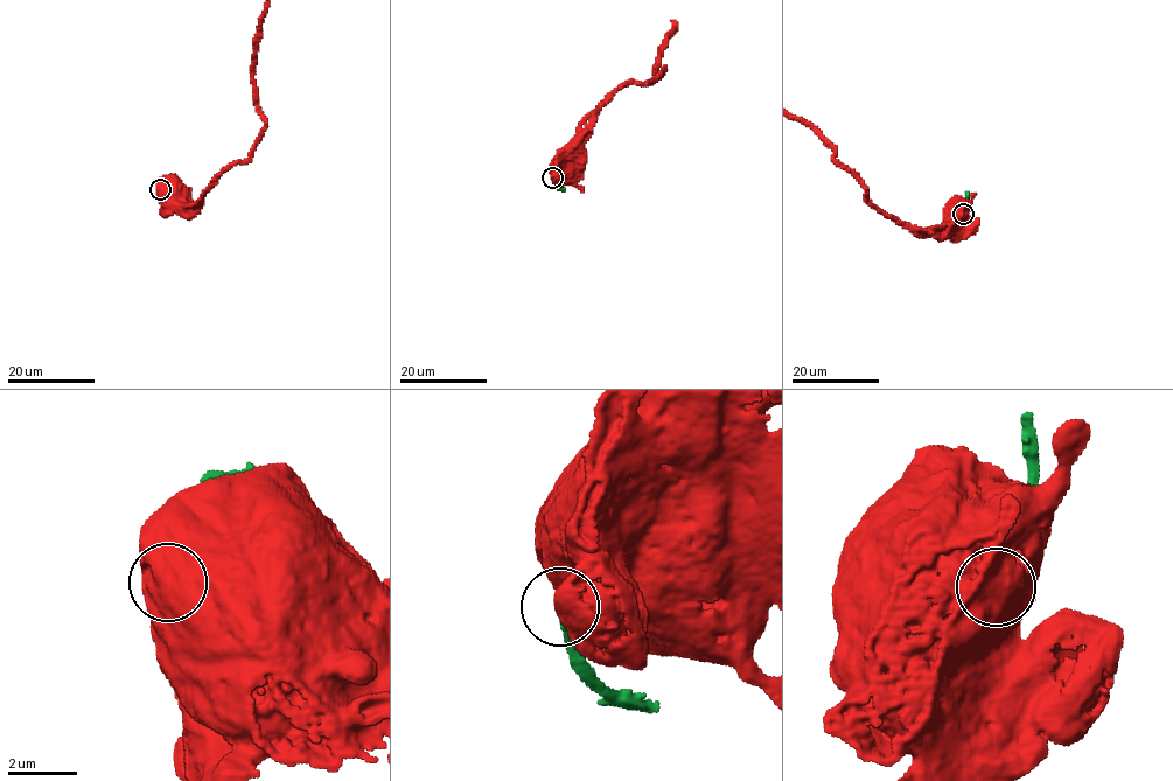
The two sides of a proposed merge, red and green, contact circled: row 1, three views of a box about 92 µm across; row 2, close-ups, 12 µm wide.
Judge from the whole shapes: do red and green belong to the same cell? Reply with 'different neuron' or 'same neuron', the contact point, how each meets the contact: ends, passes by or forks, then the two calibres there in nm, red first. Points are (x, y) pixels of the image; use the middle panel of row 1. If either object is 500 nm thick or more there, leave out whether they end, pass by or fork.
different neuron; place (552, 178); calibres 950 and 200 nm

